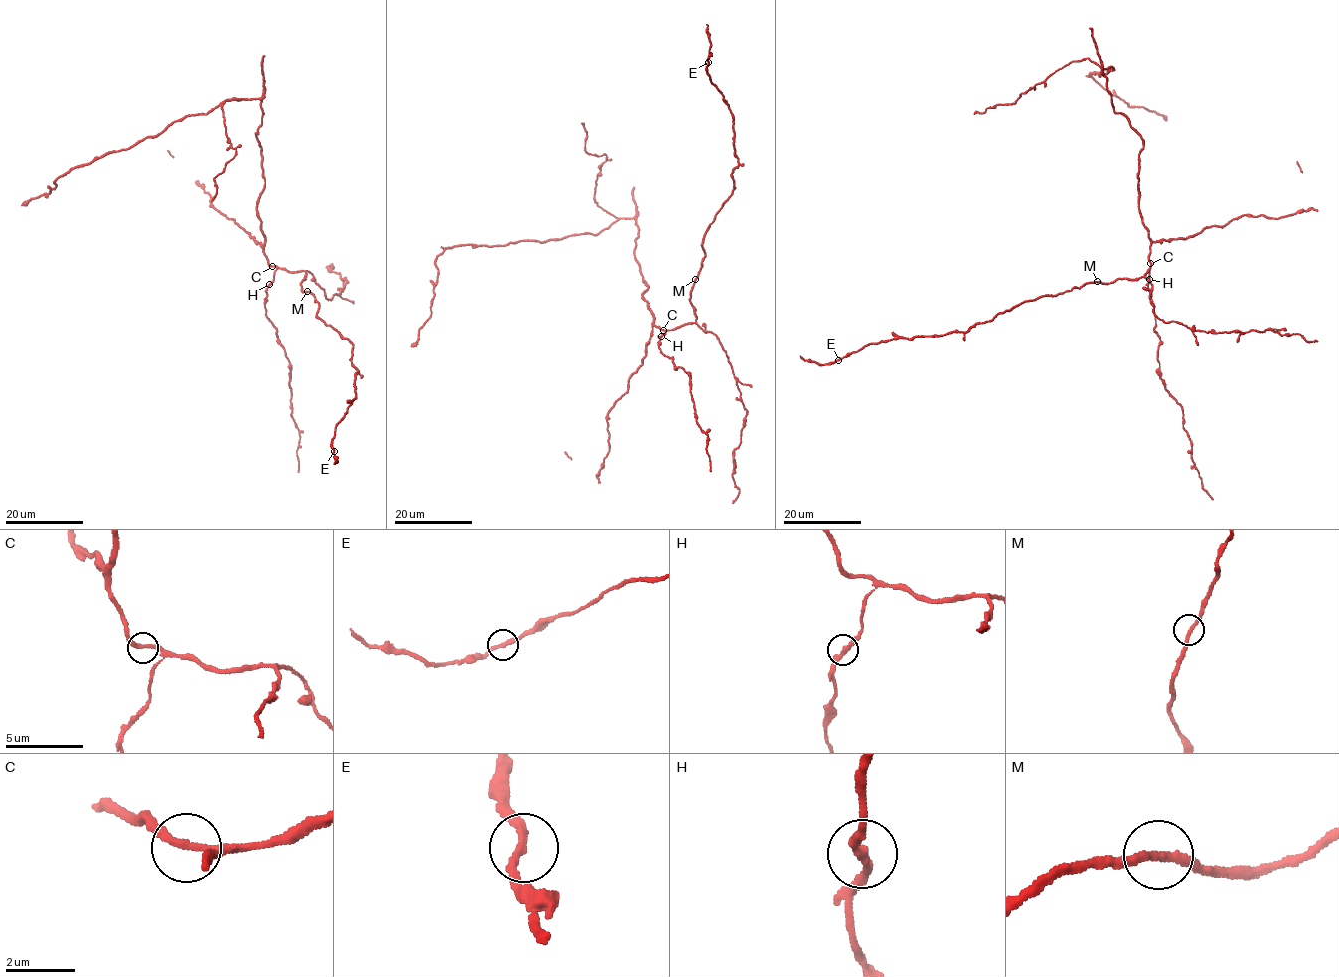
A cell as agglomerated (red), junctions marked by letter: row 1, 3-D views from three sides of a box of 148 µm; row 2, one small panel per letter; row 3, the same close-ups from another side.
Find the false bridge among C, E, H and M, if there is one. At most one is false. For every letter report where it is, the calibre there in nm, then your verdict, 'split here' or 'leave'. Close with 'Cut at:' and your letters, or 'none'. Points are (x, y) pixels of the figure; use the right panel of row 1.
C: at (1150, 263); 240 nm thick; leave
E: at (838, 360); 240 nm thick; leave
H: at (1149, 279); 240 nm thick; leave
M: at (1097, 281); 240 nm thick; leave
Cut at: none

